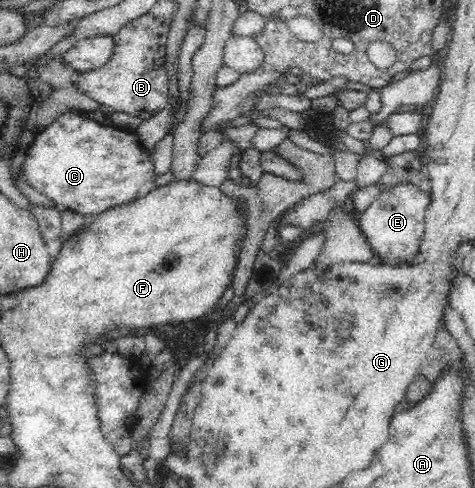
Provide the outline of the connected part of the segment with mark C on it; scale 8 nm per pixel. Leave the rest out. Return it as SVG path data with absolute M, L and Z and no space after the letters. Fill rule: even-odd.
M64 113L32 141L26 149L22 175L55 205L94 217L140 197L155 178L154 165L134 131L100 124L79 113Z

